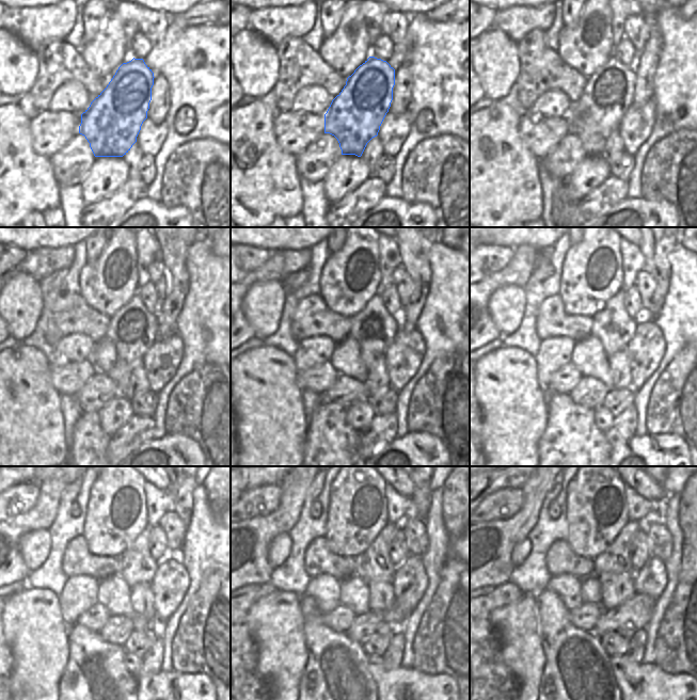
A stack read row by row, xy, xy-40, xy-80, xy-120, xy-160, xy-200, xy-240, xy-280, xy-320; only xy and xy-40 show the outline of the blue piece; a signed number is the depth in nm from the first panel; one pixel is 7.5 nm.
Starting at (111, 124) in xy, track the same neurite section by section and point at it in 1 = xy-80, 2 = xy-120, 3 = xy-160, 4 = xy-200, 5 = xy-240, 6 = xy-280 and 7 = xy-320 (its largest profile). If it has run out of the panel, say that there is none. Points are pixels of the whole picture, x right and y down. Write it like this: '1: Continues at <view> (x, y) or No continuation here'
1: Continues at xy-80 (608, 93)
2: Continues at xy-120 (133, 329)
3: Continues at xy-160 (374, 328)
4: Continues at xy-200 (613, 327)
5: Continues at xy-240 (135, 565)
6: Continues at xy-280 (374, 565)
7: Continues at xy-320 (616, 558)

